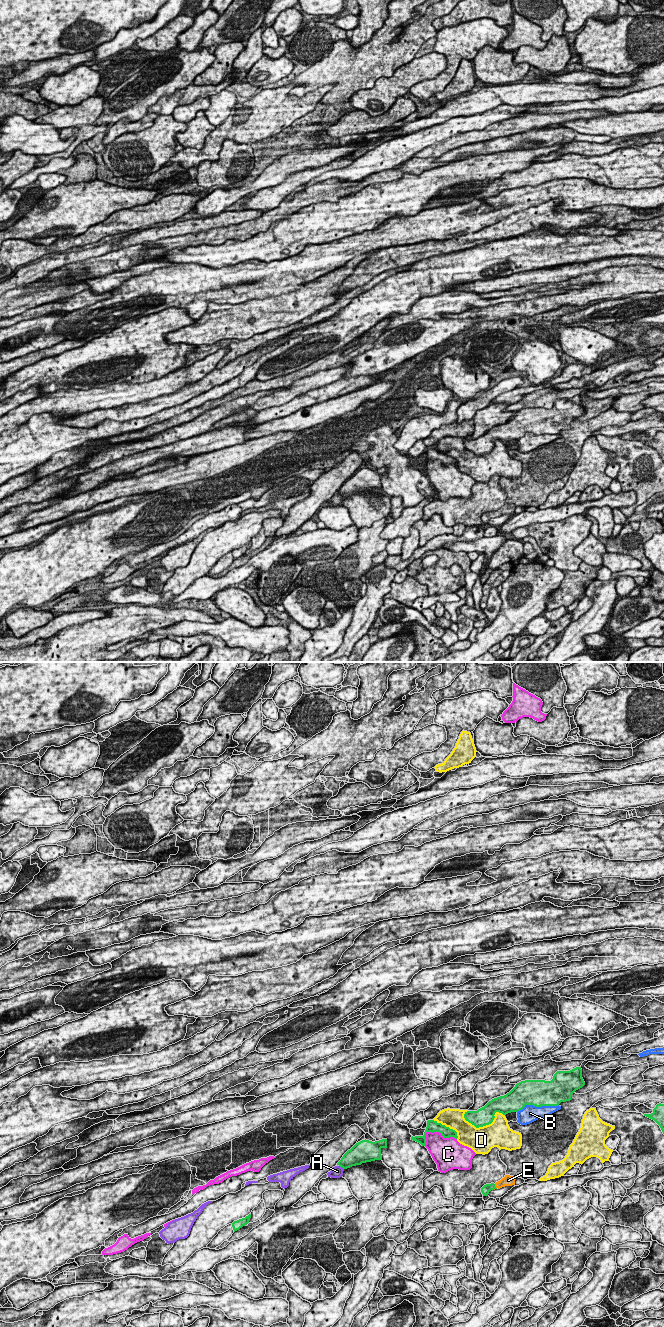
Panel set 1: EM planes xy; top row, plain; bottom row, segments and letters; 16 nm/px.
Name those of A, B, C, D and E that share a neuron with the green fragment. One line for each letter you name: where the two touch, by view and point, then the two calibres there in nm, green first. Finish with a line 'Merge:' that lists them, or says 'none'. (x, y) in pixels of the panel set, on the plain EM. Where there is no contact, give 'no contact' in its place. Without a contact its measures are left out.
E: contact xy (495, 515); calibres 140 and 170 nm
Merge: E

